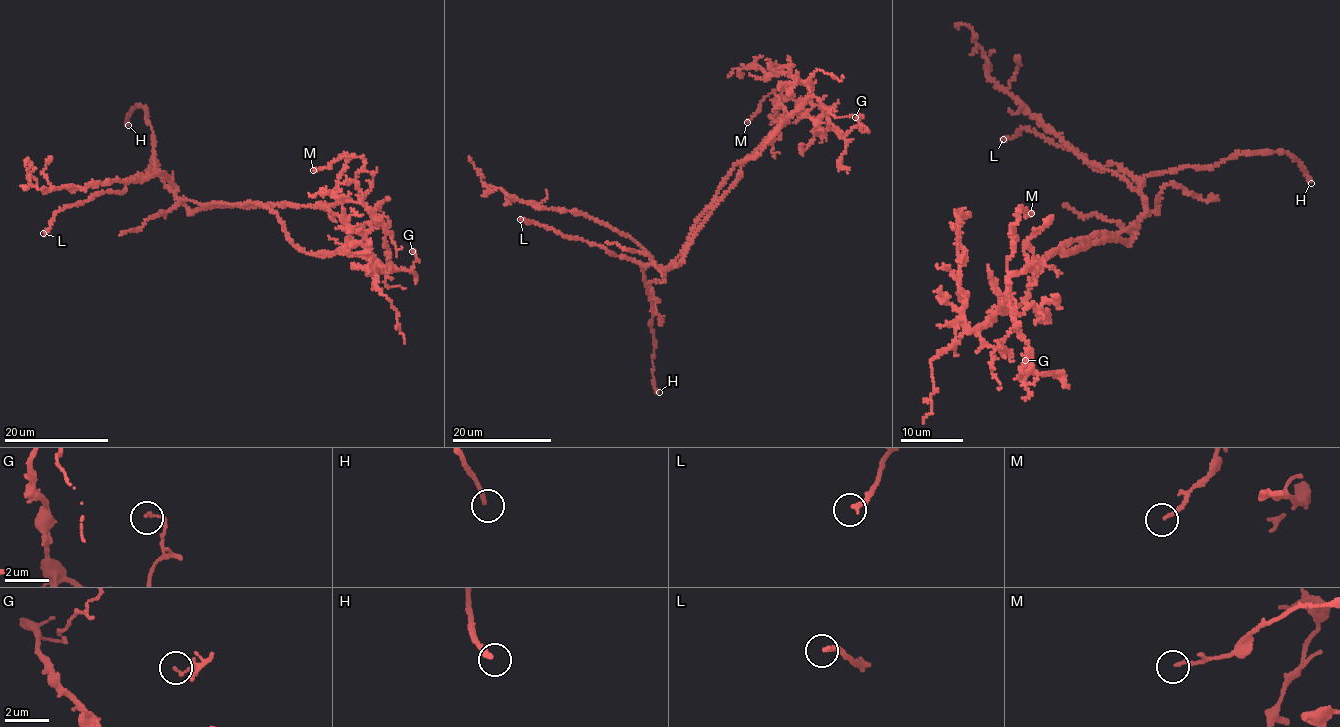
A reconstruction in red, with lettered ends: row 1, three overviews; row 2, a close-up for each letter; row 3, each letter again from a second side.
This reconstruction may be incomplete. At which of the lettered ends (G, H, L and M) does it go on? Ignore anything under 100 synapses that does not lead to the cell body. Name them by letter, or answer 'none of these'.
H

